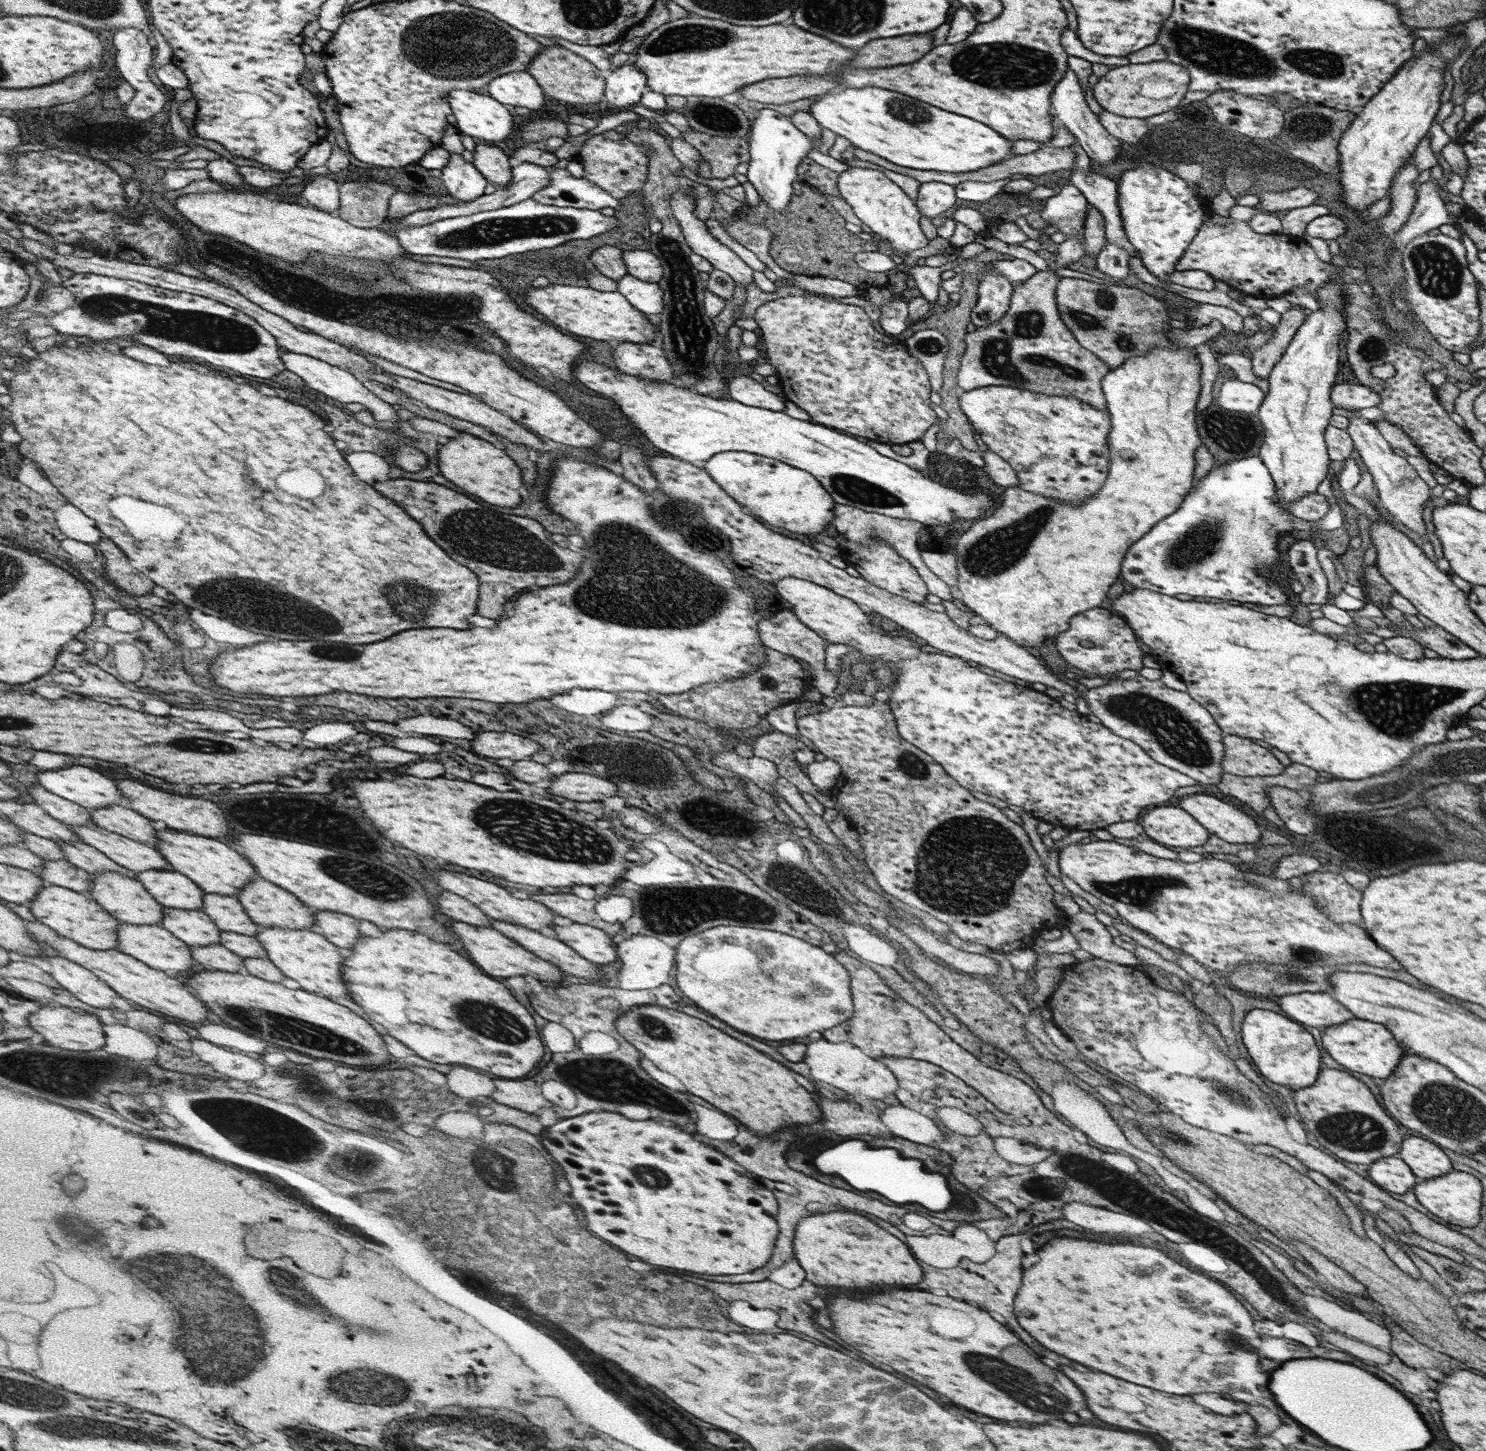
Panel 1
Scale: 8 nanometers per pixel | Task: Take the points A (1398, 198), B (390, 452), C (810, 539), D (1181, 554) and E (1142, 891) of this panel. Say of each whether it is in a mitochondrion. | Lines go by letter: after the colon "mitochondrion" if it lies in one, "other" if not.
A: other
B: other
C: other
D: mitochondrion
E: mitochondrion

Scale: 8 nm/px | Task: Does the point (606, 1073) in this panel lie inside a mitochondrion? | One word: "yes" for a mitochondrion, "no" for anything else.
yes

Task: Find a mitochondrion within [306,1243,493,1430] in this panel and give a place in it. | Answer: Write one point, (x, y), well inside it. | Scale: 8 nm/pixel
(389, 1393)

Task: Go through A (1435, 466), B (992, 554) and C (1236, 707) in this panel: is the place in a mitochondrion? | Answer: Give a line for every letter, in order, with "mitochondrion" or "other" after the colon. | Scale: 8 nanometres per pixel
A: other
B: mitochondrion
C: other

